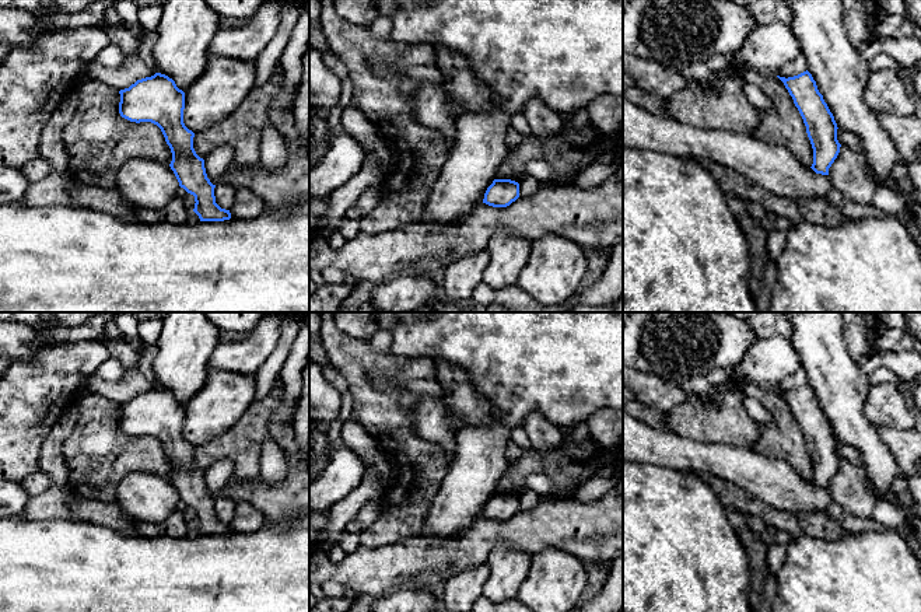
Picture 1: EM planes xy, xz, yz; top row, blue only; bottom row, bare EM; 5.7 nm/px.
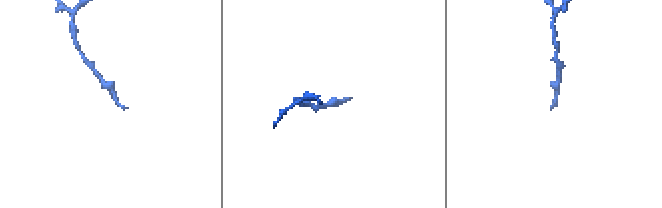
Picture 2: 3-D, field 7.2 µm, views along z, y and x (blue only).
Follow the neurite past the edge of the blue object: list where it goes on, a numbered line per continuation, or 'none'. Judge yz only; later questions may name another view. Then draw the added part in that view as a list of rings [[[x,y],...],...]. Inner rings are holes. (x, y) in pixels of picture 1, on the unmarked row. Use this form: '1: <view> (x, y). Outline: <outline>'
none

